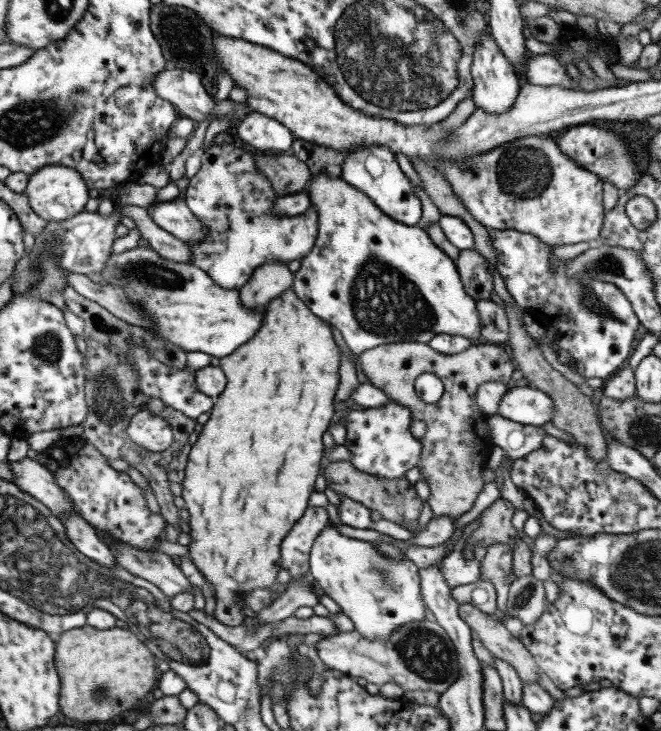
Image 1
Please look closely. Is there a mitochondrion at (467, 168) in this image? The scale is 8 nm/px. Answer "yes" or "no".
yes

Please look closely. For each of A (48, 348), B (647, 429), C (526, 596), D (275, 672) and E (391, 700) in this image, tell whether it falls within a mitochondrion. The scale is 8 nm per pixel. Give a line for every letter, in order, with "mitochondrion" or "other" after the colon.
A: mitochondrion
B: mitochondrion
C: mitochondrion
D: mitochondrion
E: other

